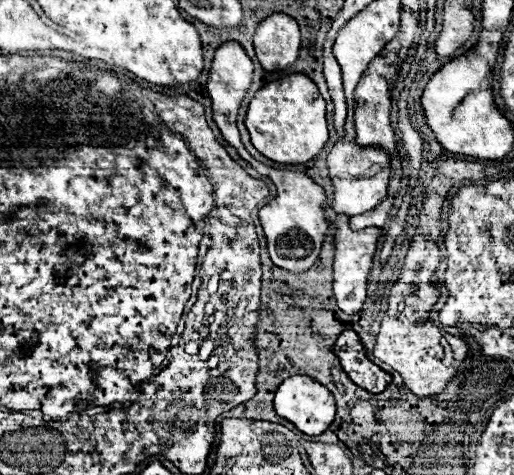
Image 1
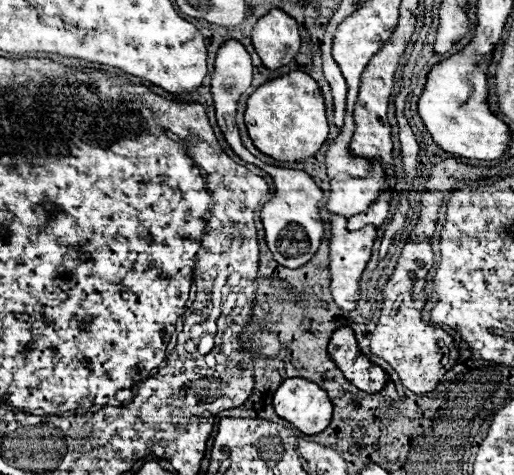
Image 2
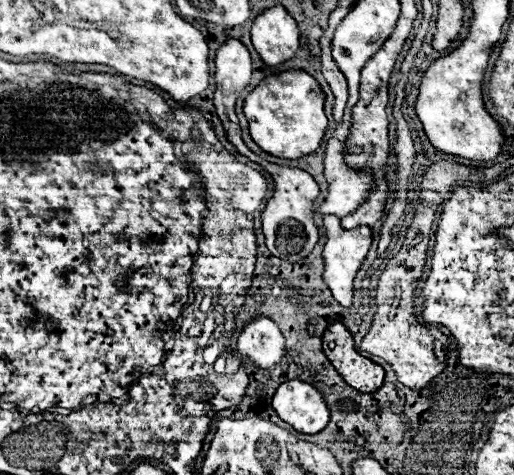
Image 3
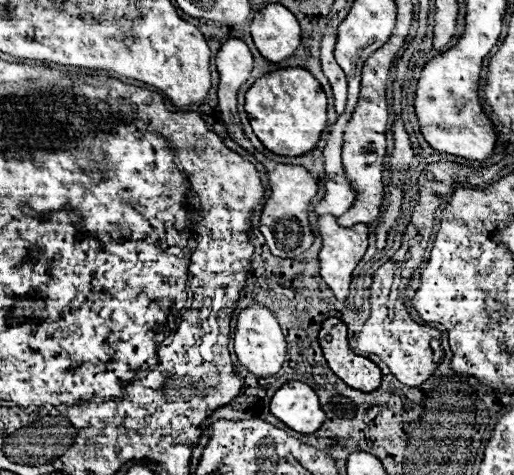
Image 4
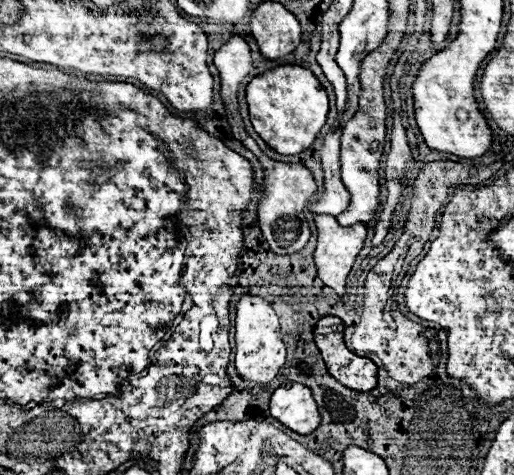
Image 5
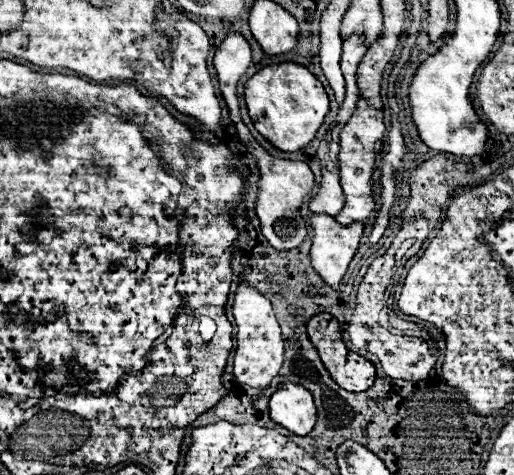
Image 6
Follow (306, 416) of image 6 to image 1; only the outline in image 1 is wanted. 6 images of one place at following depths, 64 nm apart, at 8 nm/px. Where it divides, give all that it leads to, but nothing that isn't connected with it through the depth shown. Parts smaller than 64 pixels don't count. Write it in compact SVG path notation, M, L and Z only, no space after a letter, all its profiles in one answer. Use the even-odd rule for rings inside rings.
M290 376L276 390L274 410L278 416L292 422L300 432L318 436L332 424L336 414L336 404L334 404L334 396L320 382L312 380L310 376Z

